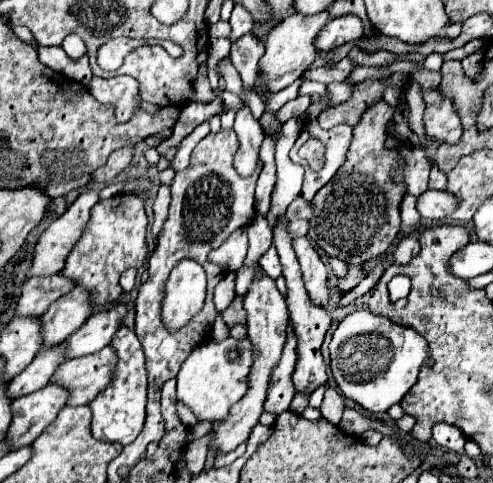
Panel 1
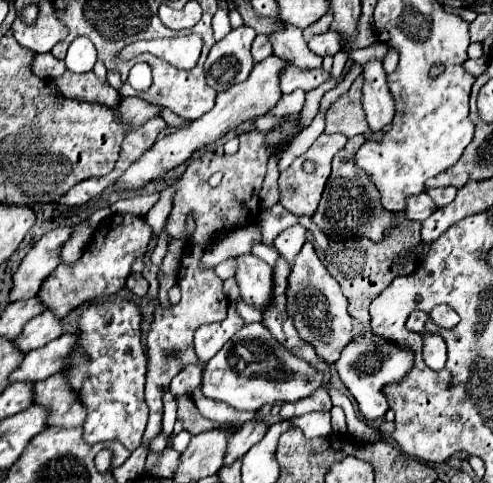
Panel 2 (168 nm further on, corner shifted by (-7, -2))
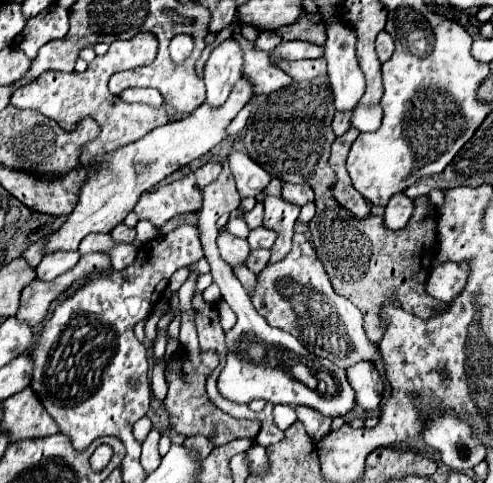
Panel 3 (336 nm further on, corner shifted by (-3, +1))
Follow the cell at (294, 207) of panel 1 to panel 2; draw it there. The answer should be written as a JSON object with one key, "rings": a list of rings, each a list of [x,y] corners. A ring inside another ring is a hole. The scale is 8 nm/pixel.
{"rings":[[[274,205],[274,207],[266,209],[266,211],[260,211],[260,219],[262,219],[260,229],[262,229],[262,243],[264,243],[264,245],[272,245],[274,237],[276,237],[282,229],[298,223],[298,217],[292,215],[290,211],[286,211],[286,209],[284,209],[282,215],[278,217],[278,205]]]}

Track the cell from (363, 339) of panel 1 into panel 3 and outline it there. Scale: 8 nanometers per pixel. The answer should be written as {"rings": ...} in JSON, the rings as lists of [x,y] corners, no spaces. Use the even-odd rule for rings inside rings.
{"rings":[[[362,360],[352,368],[346,368],[346,378],[356,394],[358,406],[362,406],[366,412],[378,408],[386,385],[372,362]]]}

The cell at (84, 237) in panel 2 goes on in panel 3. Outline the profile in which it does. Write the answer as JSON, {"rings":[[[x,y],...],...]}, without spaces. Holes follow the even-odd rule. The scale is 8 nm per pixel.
{"rings":[[[52,252],[42,258],[42,262],[36,266],[36,276],[42,280],[54,280],[56,276],[72,270],[78,262],[78,252]]]}

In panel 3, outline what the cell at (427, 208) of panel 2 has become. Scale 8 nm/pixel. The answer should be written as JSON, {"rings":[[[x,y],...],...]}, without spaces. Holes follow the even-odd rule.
{"rings":[[[400,192],[390,198],[386,212],[384,212],[384,224],[392,230],[404,228],[410,220],[412,212],[414,212],[414,200],[410,196],[406,196],[404,192]]]}

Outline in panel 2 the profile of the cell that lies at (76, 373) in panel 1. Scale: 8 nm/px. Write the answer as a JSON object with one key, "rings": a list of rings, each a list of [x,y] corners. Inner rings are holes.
{"rings":[[[62,373],[34,383],[34,403],[48,409],[48,427],[68,429],[84,423],[86,411]]]}

